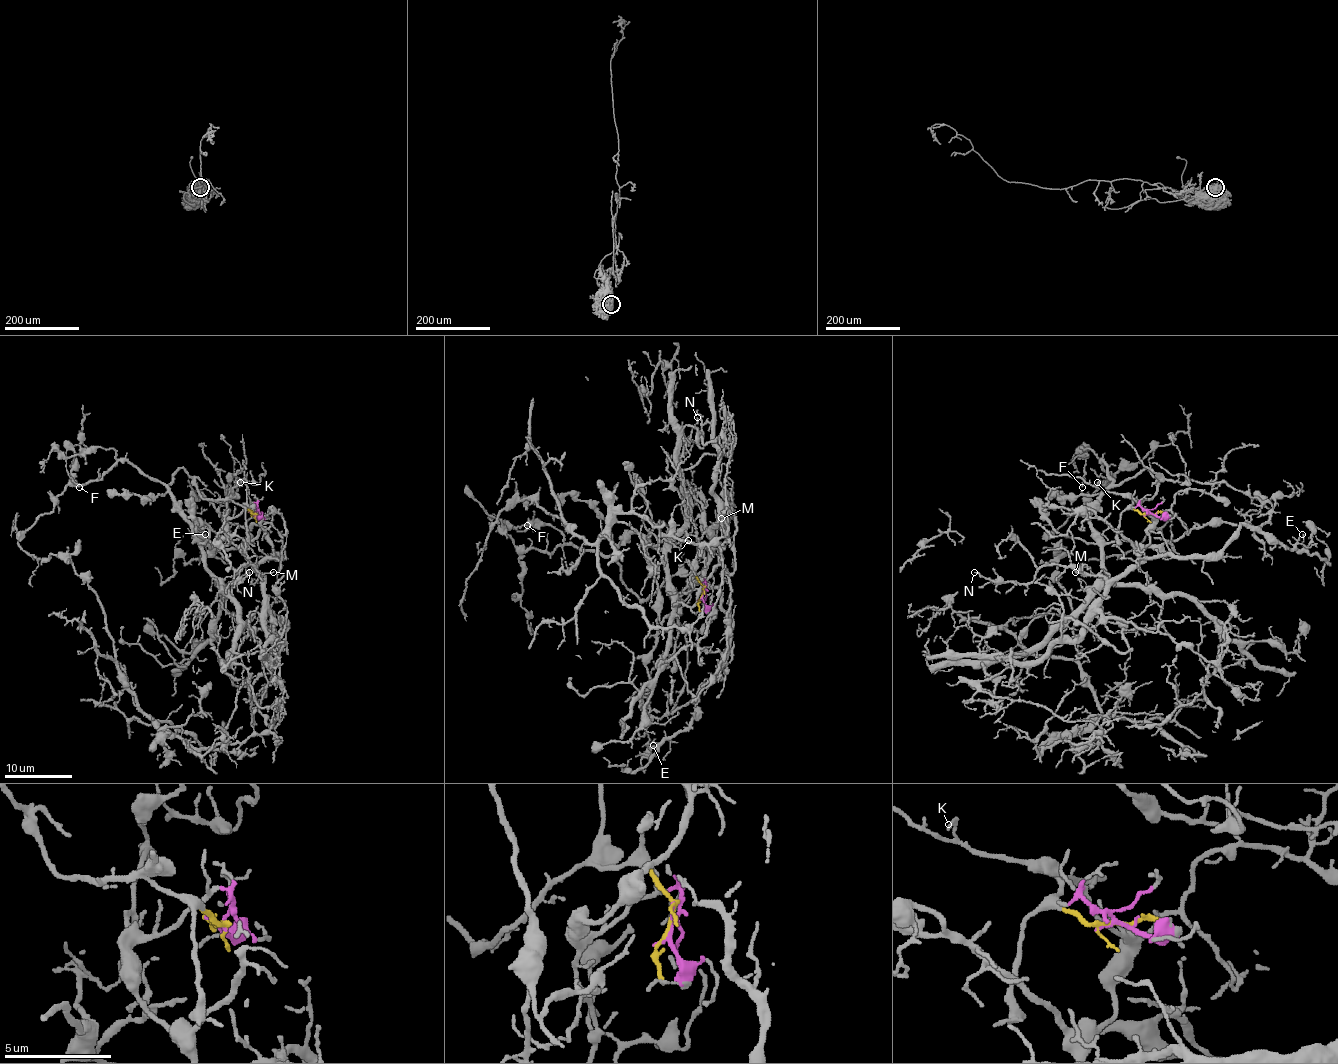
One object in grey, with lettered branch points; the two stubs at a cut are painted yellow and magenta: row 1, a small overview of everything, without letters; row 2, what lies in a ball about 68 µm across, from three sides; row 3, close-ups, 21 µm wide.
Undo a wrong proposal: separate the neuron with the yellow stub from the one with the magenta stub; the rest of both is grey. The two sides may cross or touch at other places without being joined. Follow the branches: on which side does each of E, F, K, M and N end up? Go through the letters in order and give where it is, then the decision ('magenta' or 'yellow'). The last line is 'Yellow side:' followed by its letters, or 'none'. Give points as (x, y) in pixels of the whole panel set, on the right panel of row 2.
E: (1302, 534) | magenta
F: (1082, 487) | yellow
K: (1097, 482) | yellow
M: (1075, 572) | magenta
N: (974, 572) | magenta
Yellow side: F, K

